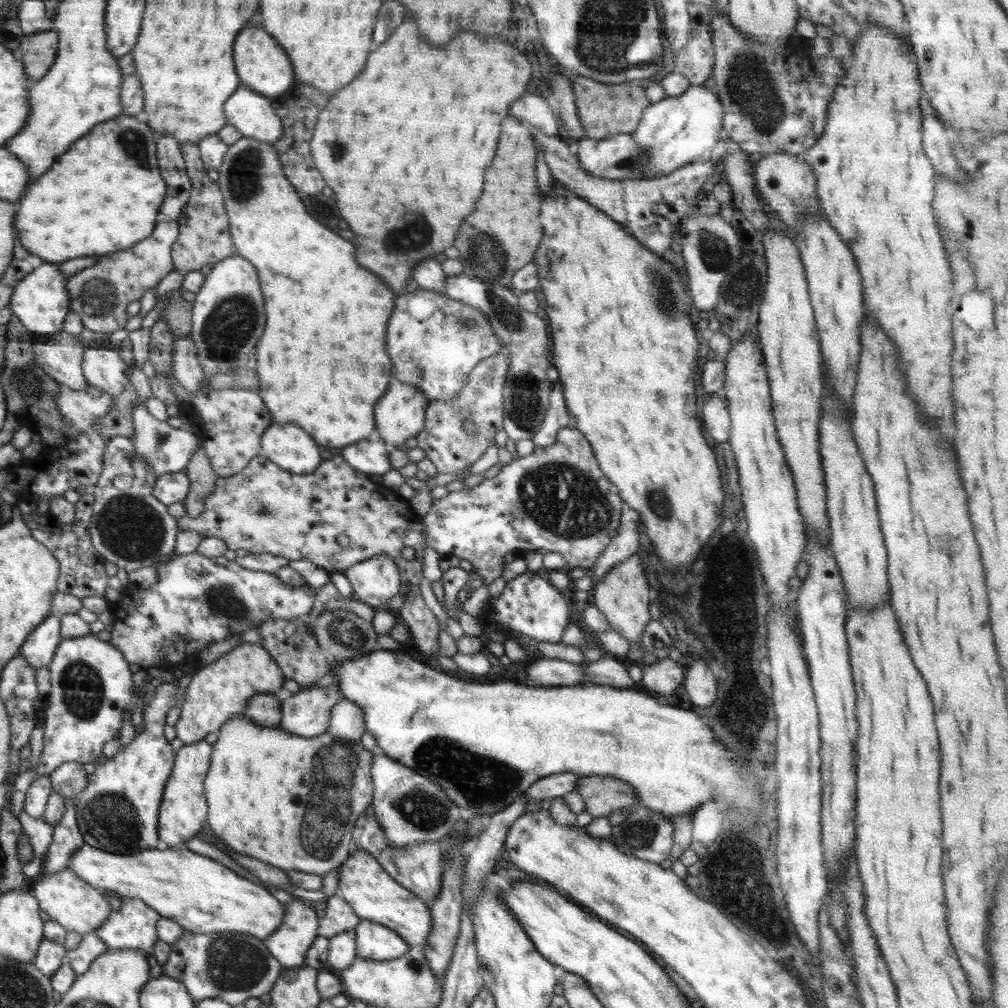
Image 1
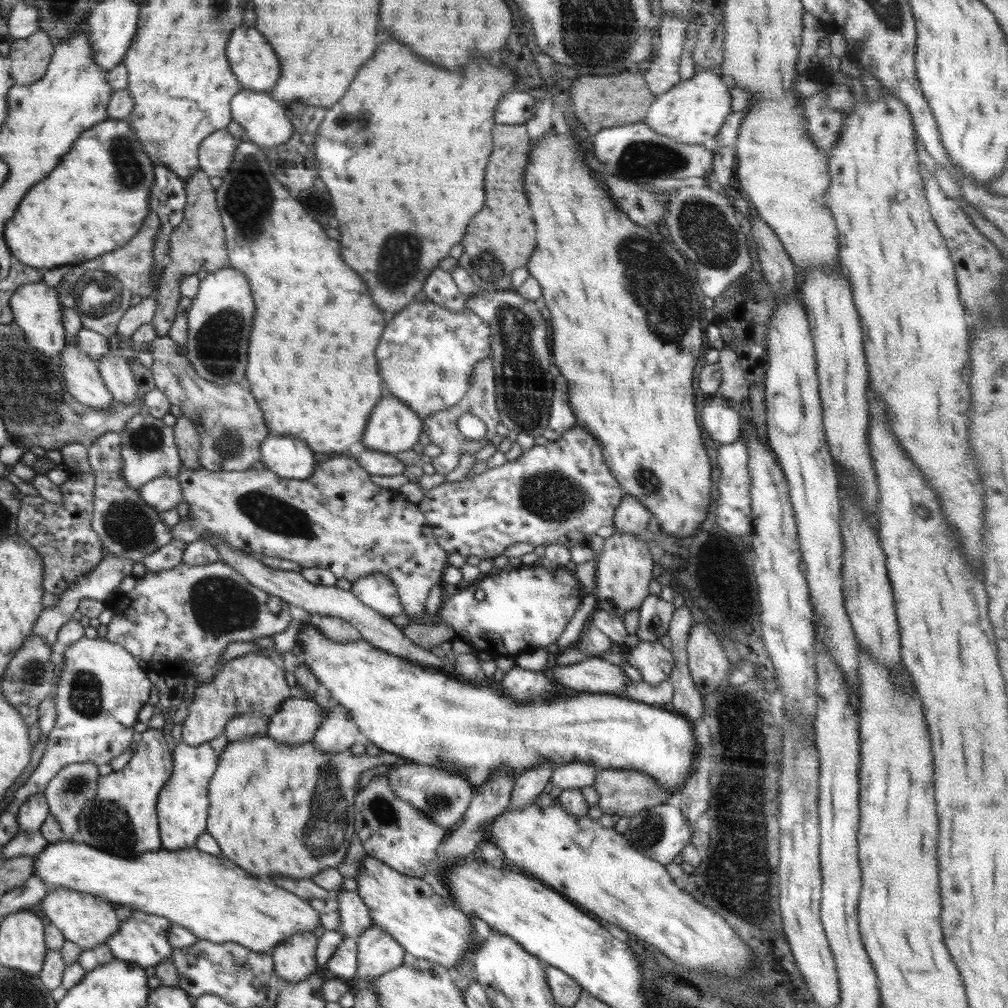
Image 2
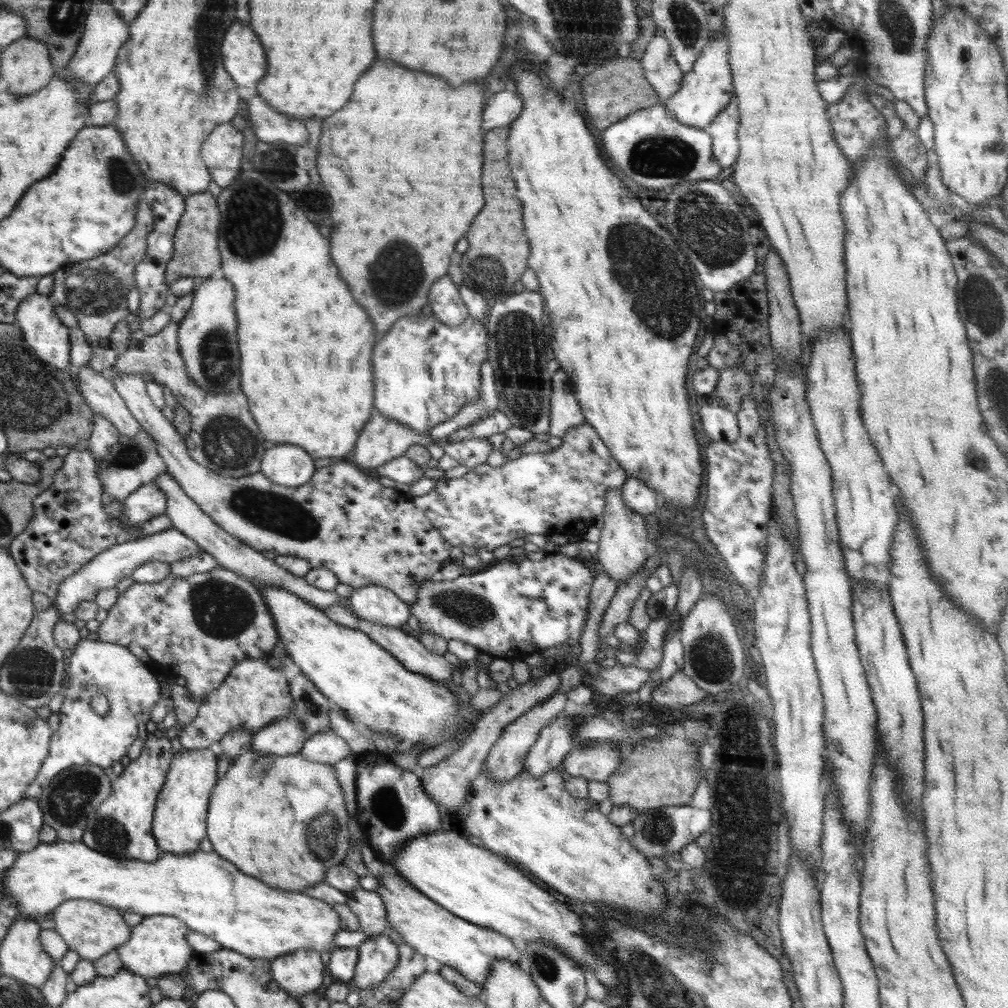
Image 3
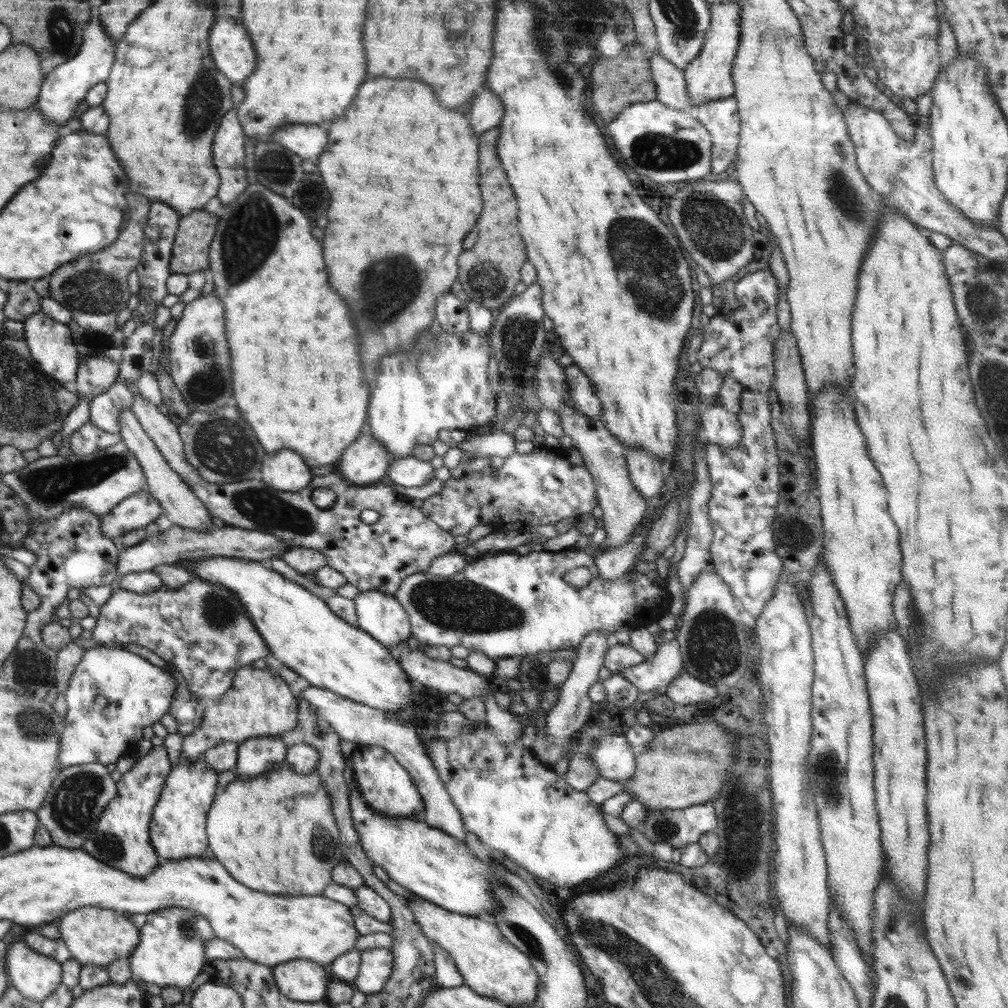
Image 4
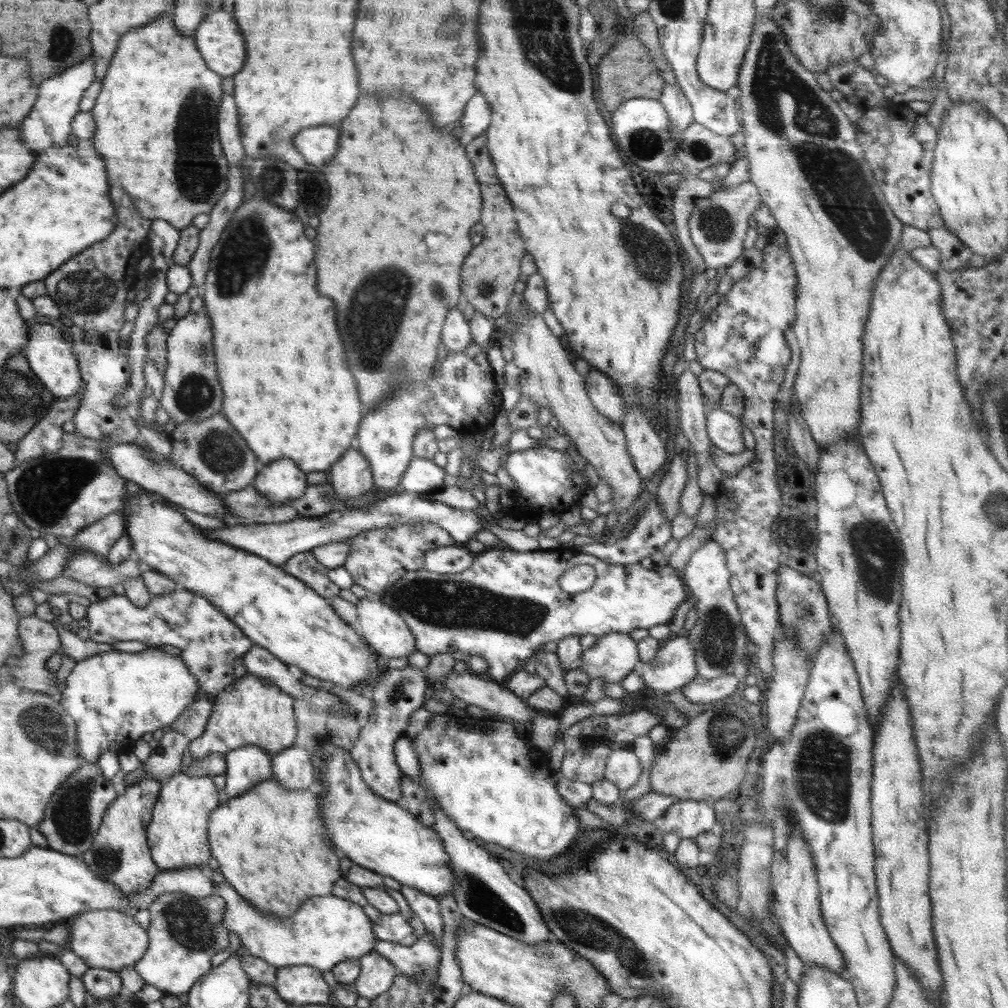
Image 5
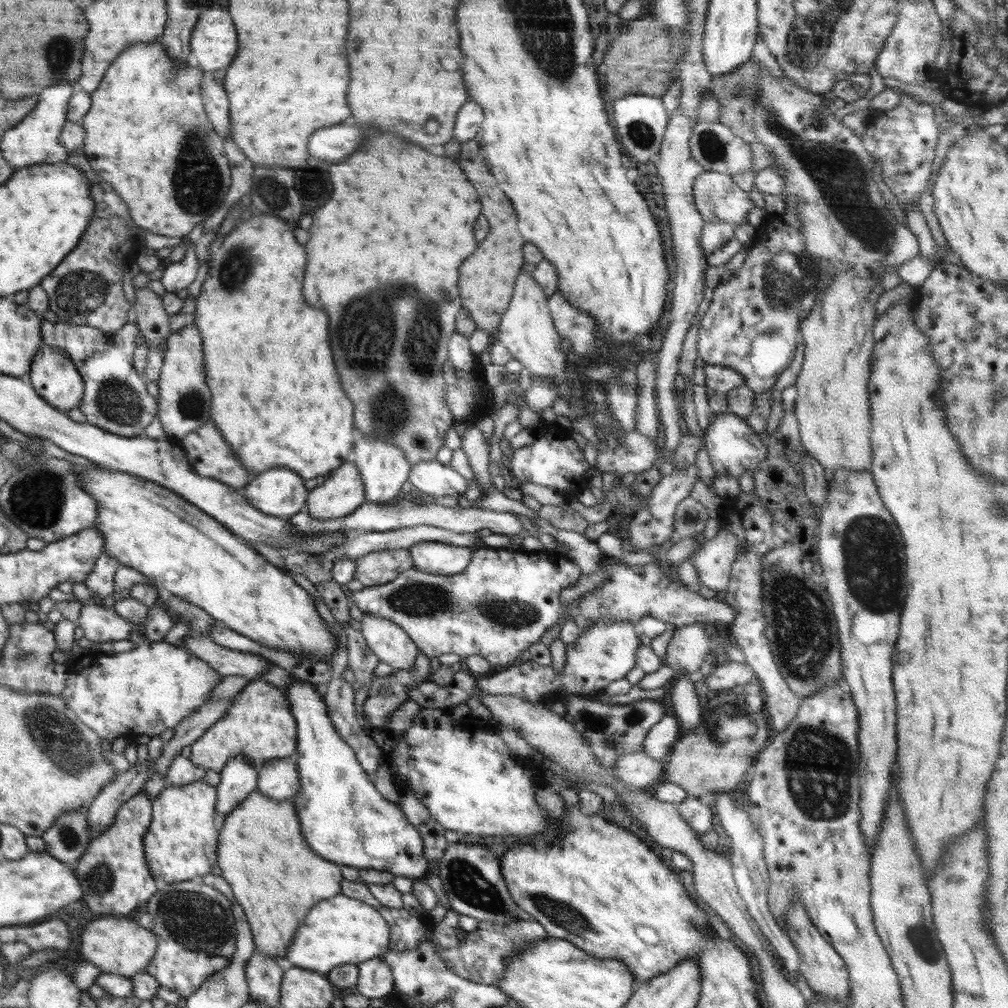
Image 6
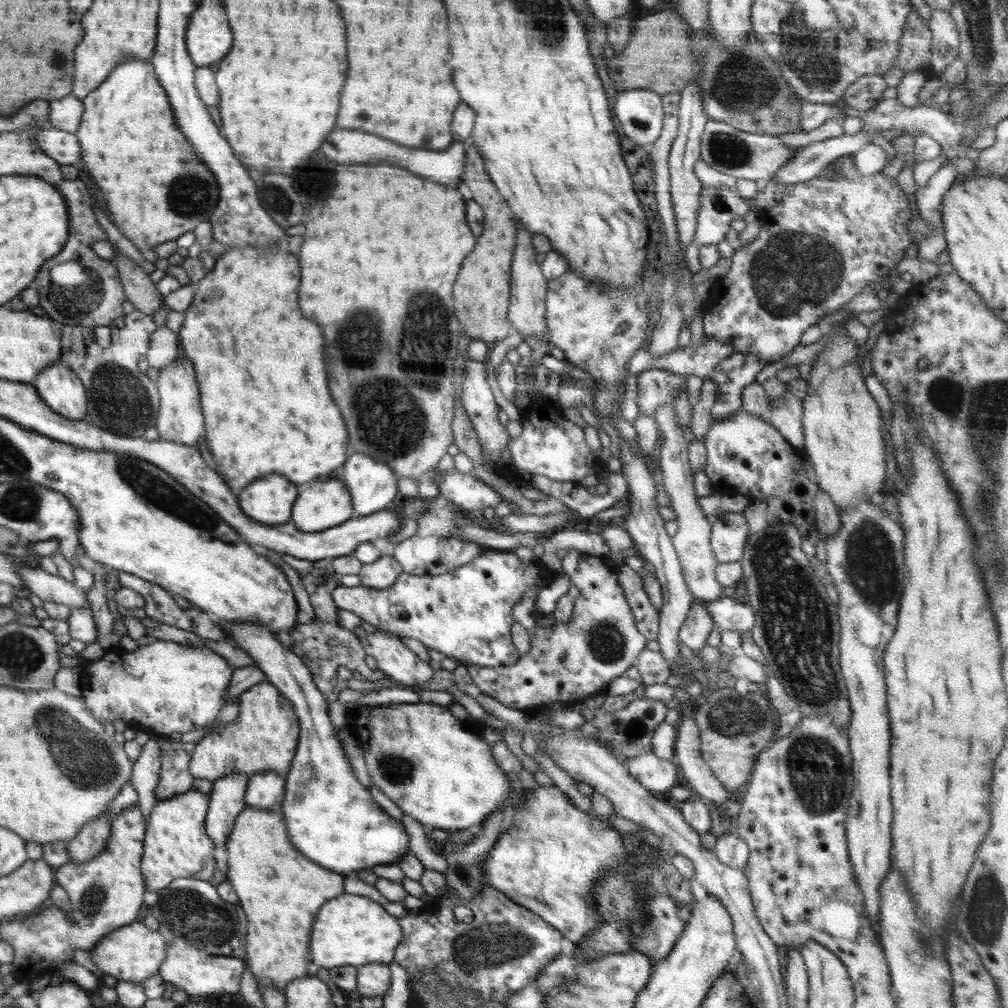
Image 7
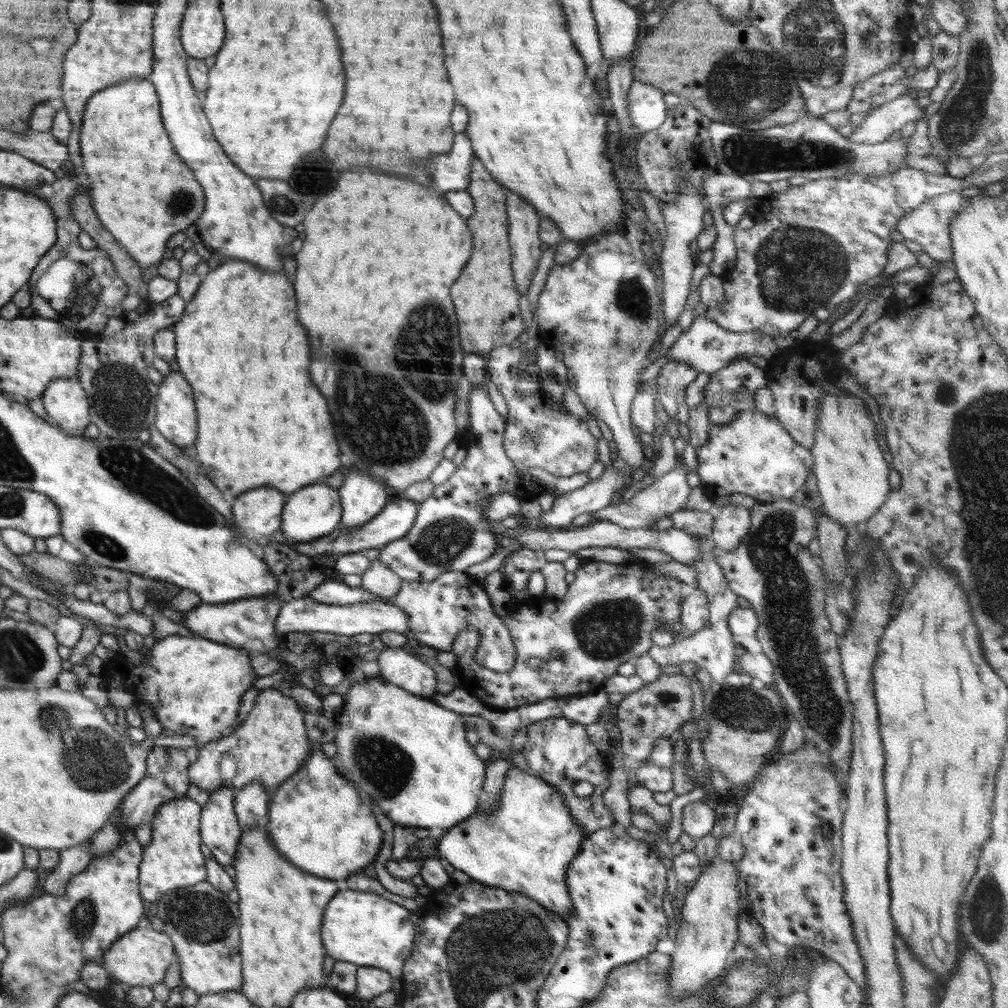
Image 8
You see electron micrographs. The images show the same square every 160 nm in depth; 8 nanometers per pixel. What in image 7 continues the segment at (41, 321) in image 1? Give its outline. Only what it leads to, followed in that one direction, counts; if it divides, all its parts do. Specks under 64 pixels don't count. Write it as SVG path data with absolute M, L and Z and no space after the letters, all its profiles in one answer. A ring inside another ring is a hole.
M62 360L49 364L33 385L49 407L70 420L86 416L86 396L78 375Z

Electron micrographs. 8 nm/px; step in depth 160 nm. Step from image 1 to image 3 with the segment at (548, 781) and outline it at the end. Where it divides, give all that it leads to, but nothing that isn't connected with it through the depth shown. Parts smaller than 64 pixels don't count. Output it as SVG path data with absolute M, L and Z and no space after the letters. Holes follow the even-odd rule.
M608 741L601 745L572 749L562 761L562 766L564 766L563 770L572 777L587 778L589 781L607 782L607 778L616 772L623 759L624 756L621 755L621 752L615 749L615 744L612 741Z

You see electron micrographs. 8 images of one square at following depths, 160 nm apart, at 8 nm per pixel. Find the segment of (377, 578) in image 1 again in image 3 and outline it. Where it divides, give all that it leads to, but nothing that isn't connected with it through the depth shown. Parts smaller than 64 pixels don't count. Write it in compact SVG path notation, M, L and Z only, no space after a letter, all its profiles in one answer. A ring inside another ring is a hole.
M374 584L354 589L348 601L357 616L374 624L400 628L410 614L410 604L394 592Z

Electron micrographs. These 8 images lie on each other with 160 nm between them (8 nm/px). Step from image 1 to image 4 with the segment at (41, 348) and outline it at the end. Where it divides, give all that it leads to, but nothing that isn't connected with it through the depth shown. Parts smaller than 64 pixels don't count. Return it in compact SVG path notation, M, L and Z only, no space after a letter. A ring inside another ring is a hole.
M129 409L121 412L119 418L121 423L121 431L119 433L121 440L133 452L134 456L137 457L138 463L141 464L147 482L145 488L161 504L162 511L164 512L162 520L168 525L176 524L179 527L199 531L209 529L210 527L214 528L215 525L212 523L213 518L205 508L205 505L197 498L194 491L183 482L177 472L169 466L165 457L153 442L153 439L146 435L146 431L141 426L137 415Z

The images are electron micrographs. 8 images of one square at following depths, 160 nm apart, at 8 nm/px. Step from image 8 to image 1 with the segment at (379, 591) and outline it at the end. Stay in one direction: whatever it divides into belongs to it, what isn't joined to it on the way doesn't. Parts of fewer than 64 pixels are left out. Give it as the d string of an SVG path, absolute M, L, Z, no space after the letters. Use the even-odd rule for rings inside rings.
M112 346L90 347L85 349L83 357L83 373L90 385L119 395L125 392L130 384L128 366L122 362L123 358L114 352ZM259 454L240 471L230 478L219 477L216 486L204 500L204 512L198 518L182 517L178 519L178 530L184 532L193 530L203 534L203 538L221 538L228 549L238 553L269 552L287 558L289 561L306 559L318 567L322 567L329 575L344 573L346 568L357 562L368 560L377 554L387 554L398 566L400 581L408 586L408 593L400 595L403 604L399 608L397 618L404 622L411 632L410 644L430 658L438 658L438 619L430 611L420 591L420 581L424 578L422 565L424 562L425 535L420 521L409 506L409 500L399 497L396 490L384 488L383 484L375 484L366 473L351 468L342 456L326 459L314 472L300 475L291 474L274 465L268 457ZM410 546L416 551L412 561L402 558L403 548Z

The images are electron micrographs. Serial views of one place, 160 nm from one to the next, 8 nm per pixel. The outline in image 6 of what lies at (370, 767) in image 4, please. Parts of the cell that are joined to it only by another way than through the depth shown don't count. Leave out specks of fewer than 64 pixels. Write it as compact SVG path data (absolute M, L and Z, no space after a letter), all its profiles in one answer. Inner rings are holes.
M419 652L416 657L415 666L411 670L394 671L393 677L382 676L377 677L371 682L369 686L370 690L363 705L363 714L366 717L367 723L372 728L388 731L388 725L390 723L390 714L395 711L406 700L409 700L407 695L407 688L413 689L417 687L422 681L426 681L426 676L430 676L430 658L424 653Z

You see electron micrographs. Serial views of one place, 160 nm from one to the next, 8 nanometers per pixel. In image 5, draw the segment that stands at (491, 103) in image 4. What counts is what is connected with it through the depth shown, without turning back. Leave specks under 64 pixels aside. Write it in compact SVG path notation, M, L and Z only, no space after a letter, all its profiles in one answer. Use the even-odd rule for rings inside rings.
M479 91L470 98L468 106L462 113L460 126L462 126L462 136L459 142L466 146L477 136L485 134L485 130L490 126L492 110L490 103L486 102L484 94Z

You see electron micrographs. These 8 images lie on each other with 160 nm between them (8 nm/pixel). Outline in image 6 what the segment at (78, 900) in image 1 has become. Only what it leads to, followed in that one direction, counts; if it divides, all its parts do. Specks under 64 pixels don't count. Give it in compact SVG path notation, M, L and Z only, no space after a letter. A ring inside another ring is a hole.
M96 917L80 934L80 952L84 961L94 964L101 972L119 974L128 978L143 972L157 953L157 936L126 918Z

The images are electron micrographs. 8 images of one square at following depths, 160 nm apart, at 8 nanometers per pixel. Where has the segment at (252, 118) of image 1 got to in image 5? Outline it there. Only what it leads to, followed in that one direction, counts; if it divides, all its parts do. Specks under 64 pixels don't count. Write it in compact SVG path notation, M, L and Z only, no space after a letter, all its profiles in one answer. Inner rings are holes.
M318 125L301 130L293 143L308 164L322 166L332 160L338 150L338 128L336 125Z

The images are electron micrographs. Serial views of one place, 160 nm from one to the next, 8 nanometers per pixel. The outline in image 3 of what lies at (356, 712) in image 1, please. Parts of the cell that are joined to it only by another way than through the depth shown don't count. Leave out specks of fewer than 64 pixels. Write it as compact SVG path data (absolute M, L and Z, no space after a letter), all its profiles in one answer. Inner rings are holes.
M330 729L326 732L319 732L303 744L299 753L312 762L324 762L334 765L354 752L348 746L344 738L339 737Z

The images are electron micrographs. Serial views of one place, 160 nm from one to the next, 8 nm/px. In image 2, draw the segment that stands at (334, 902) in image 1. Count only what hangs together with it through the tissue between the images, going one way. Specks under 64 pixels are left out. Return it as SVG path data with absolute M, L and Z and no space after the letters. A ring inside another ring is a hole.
M340 891L336 895L336 901L339 904L340 925L334 932L344 938L358 938L364 931L374 926L368 914L369 906L356 891Z

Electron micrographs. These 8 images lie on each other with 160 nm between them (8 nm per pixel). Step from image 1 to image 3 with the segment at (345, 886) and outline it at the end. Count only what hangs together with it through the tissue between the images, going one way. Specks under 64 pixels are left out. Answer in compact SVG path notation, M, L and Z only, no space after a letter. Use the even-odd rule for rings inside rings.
M389 867L385 874L377 879L379 887L376 892L384 901L389 927L396 930L398 936L418 954L422 954L422 957L432 958L441 965L455 968L467 980L482 988L486 985L494 961L504 959L510 963L519 963L520 954L510 938L450 913Z

